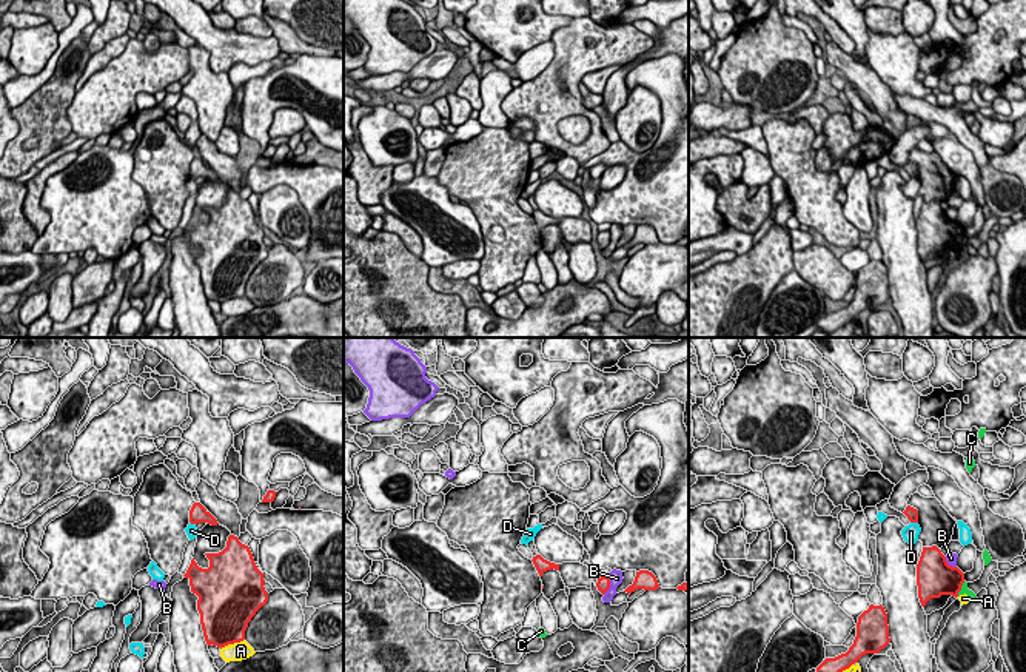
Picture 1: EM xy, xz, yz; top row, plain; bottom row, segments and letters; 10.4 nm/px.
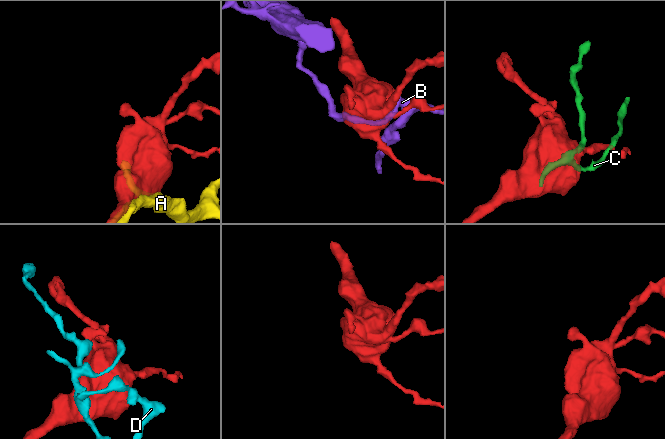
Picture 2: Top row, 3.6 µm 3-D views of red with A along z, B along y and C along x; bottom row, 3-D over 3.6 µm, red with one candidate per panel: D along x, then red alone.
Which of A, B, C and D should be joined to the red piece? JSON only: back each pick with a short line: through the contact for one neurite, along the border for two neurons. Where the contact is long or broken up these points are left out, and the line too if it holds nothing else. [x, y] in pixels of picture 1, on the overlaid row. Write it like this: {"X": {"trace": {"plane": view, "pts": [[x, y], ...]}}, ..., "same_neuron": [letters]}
{"same_neuron": []}

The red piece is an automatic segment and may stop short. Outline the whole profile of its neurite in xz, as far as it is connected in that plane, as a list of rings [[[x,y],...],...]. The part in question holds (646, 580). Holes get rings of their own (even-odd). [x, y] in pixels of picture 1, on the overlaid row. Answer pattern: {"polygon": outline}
{"polygon": [[[649,570],[636,572],[633,584],[629,586],[624,592],[632,593],[632,592],[635,592],[638,589],[644,589],[644,590],[656,590],[656,589],[659,589],[656,576]]]}

